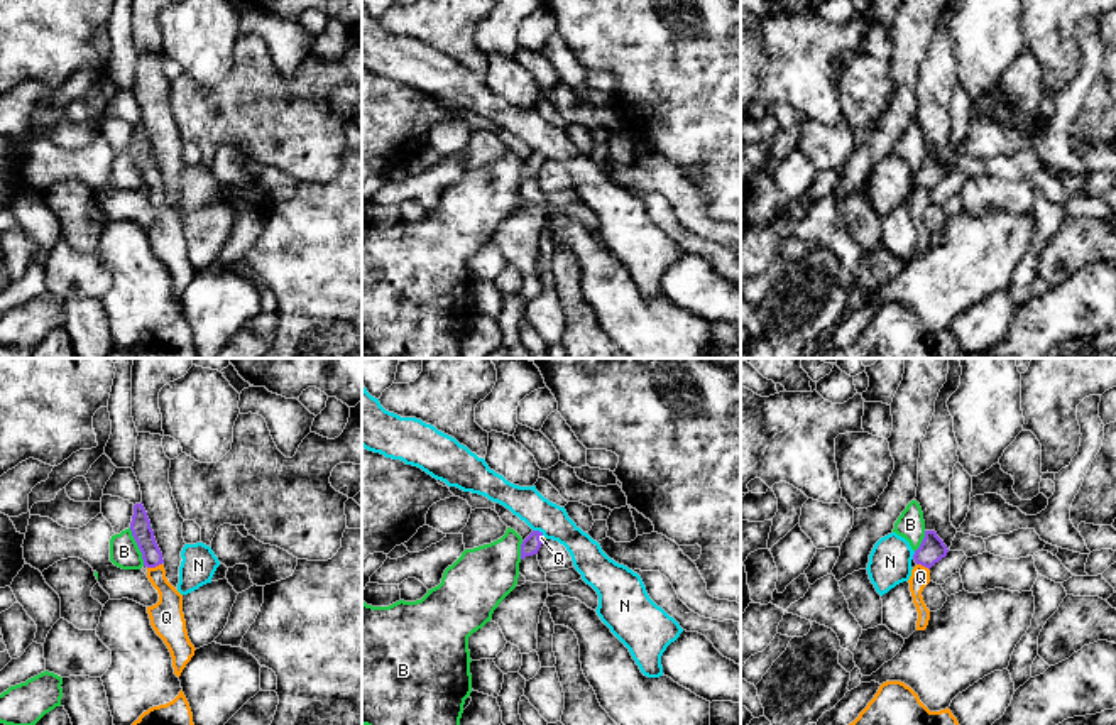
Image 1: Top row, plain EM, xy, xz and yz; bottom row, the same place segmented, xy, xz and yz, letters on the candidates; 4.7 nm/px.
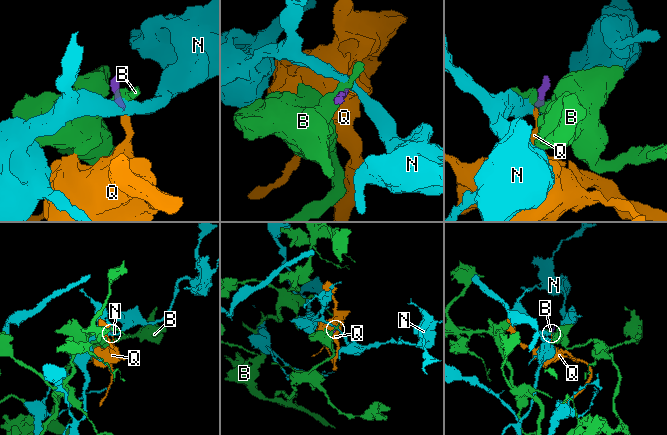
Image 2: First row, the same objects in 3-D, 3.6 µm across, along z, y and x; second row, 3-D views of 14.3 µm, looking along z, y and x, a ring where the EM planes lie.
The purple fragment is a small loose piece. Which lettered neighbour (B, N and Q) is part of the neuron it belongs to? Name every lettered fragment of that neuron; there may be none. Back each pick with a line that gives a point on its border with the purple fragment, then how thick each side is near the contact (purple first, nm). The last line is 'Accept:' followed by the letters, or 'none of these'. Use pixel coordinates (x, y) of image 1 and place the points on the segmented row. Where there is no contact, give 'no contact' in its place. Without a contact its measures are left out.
Q: xy (154, 566) | 100/160 nm
Accept: Q

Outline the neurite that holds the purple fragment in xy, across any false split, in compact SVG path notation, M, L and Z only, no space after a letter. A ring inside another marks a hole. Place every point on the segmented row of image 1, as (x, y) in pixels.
M142 502L134 505L130 531L142 553L147 578L159 593L159 602L147 607L150 625L167 646L174 674L179 678L196 649L188 637L183 595L166 578L162 553Z

